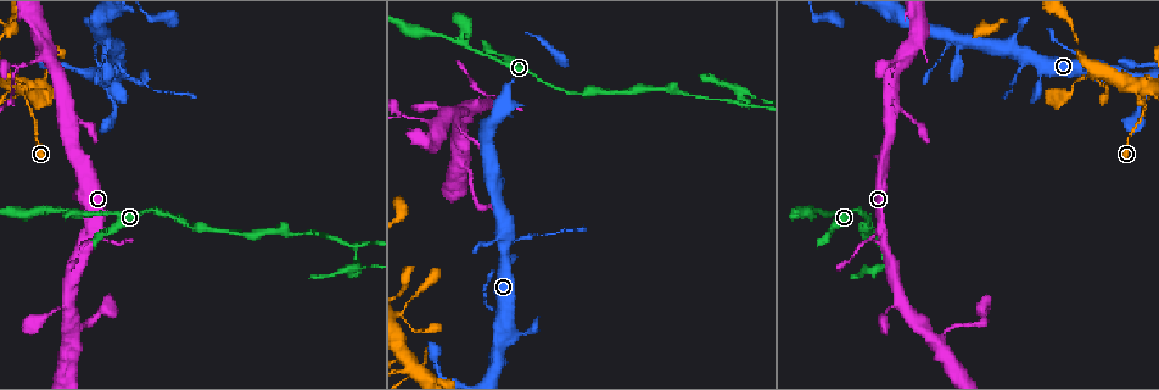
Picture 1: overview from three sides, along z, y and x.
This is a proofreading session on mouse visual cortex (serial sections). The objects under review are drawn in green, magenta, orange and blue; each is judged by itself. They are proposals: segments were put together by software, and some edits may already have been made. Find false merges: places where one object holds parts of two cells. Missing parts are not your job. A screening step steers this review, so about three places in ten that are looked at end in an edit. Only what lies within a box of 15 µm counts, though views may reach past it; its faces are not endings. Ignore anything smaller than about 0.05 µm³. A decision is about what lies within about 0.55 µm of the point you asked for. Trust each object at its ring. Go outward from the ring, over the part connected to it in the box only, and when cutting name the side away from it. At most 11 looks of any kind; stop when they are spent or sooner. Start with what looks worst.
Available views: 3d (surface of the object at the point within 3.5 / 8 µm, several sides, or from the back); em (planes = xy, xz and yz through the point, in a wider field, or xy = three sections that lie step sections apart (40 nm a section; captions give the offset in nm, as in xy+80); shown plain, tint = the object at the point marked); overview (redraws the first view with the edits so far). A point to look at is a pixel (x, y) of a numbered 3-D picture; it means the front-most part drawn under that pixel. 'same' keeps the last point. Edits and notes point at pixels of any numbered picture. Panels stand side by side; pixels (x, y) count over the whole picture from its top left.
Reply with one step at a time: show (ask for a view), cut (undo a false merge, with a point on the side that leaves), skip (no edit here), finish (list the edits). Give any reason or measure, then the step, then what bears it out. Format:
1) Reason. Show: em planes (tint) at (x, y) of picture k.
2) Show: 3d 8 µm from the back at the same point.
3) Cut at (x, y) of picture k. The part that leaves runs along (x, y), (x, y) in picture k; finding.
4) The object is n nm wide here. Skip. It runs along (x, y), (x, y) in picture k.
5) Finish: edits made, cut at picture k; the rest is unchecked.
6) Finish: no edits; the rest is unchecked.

A narrow waist. Show: 3d 3.5 µm from the back at (17, 69) of picture 1.

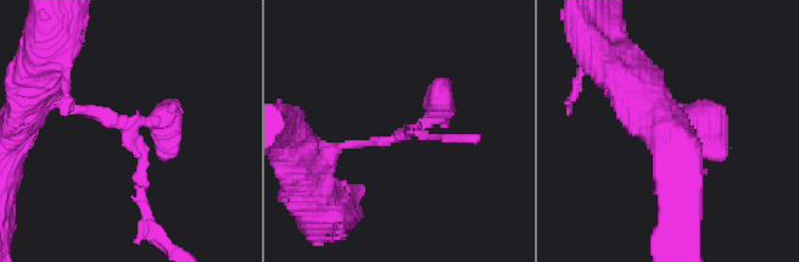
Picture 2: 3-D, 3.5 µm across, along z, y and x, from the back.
3 arms meet here; the arms are 100, 150, 350 nm wide; shape alone is not enough. Show: em xy step 3 (tint) at (124, 129) of picture 2.

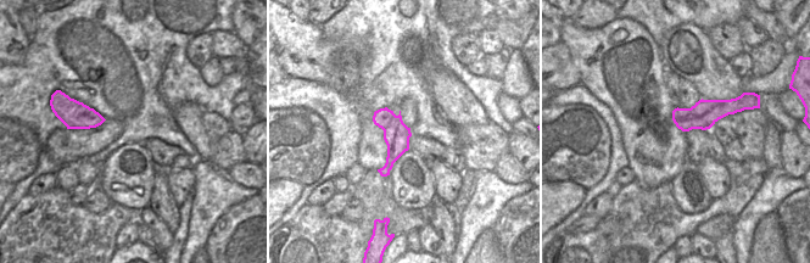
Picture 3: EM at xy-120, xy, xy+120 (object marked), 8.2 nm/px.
Skip. Continuous, no second cell.

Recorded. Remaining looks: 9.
Small branch off a trunk. Show: 3d 8 µm at (1096, 79) of picture 1.

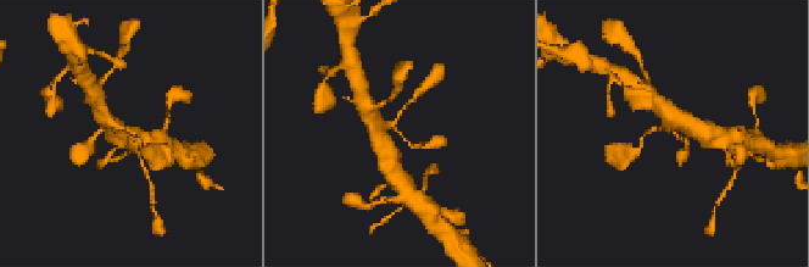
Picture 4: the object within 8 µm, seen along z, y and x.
3 arms meet here; the arms are 100, 100, 500 nm wide. Show: em xy step 3 (tint) at (398, 129) of picture 4.

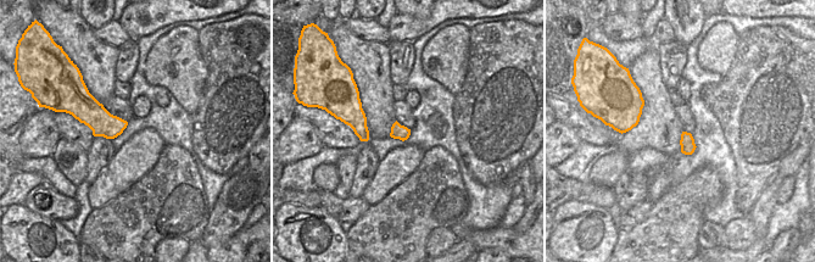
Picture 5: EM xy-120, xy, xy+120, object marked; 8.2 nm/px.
Skip. It runs along (105, 118), (149, 149) in picture 4; continuous, no second cell.

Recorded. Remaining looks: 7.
Abrupt turn. Show: 3d 8 µm at (355, 245) of picture 1.

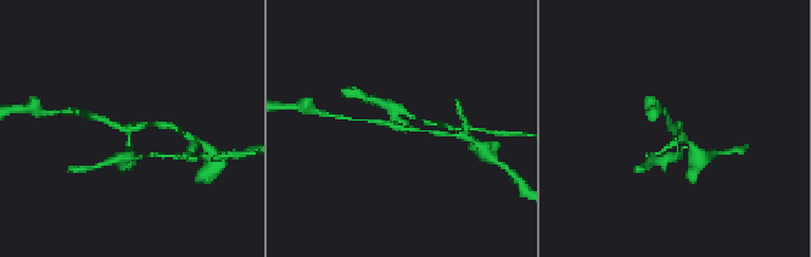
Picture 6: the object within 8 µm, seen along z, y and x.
3 arms meet here; the arms are 100, 200, 200 nm wide; need the tissue. Show: em xy step 2 (tint) at (125, 129) of picture 6.

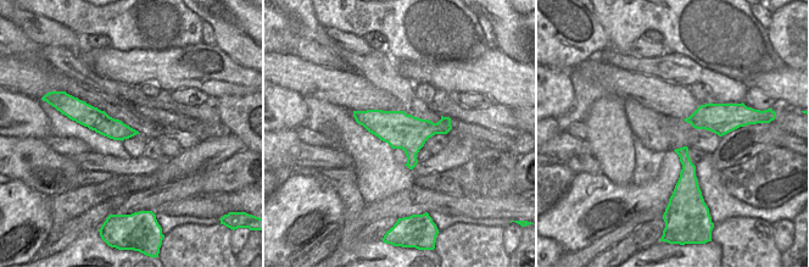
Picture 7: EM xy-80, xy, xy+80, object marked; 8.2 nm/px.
Skip. It runs along (94, 117), (126, 130), (132, 145), (127, 158) in picture 6; one cell here.

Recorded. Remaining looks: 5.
Three arms meet. Show: 3d 8 µm at (464, 44) of picture 1.

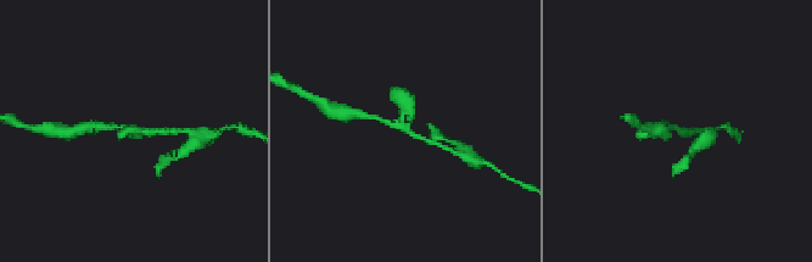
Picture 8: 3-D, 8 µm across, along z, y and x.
3 arms meet here; the arms are 150, 150, 300 nm wide; need the tissue. Show: em xy step 5 (tint) at (678, 127) of picture 8.

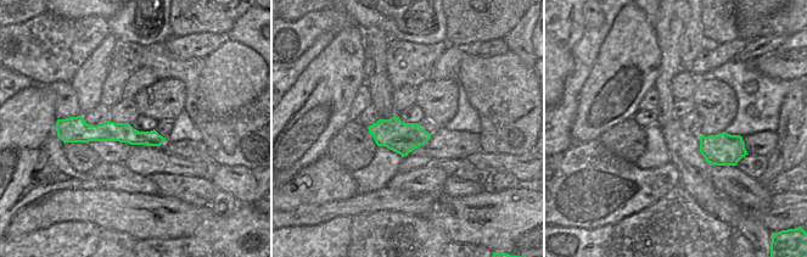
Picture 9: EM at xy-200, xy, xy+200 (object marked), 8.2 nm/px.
Skip. It runs along (76, 127), (160, 140) in picture 9; one cell here.

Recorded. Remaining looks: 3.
Sudden change in width. Show: 3d 3.5 µm at (119, 63) of picture 1.

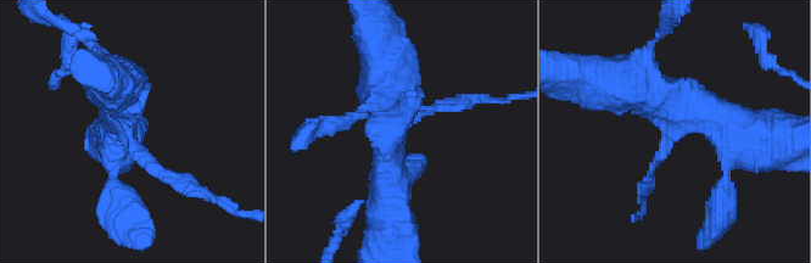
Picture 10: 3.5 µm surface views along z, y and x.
Now the EM. Show: em xy step 5 (tint) at (127, 137) of picture 10.

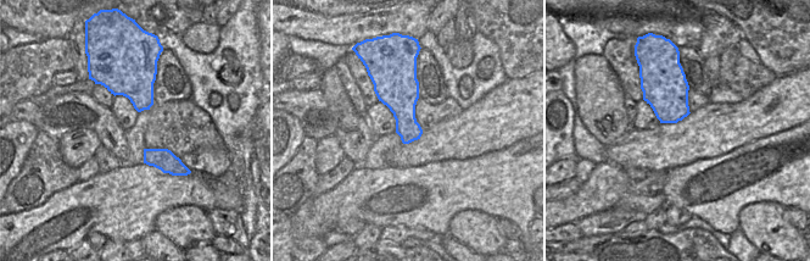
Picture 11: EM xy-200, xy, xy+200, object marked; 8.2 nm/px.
Cut at (440, 105) of picture 10. The part that leaves runs along (418, 113), (477, 99), (508, 99) in picture 10; two cells meet here.

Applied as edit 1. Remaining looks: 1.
Finish: edits made, cut at picture 10; the rest is unchecked.

